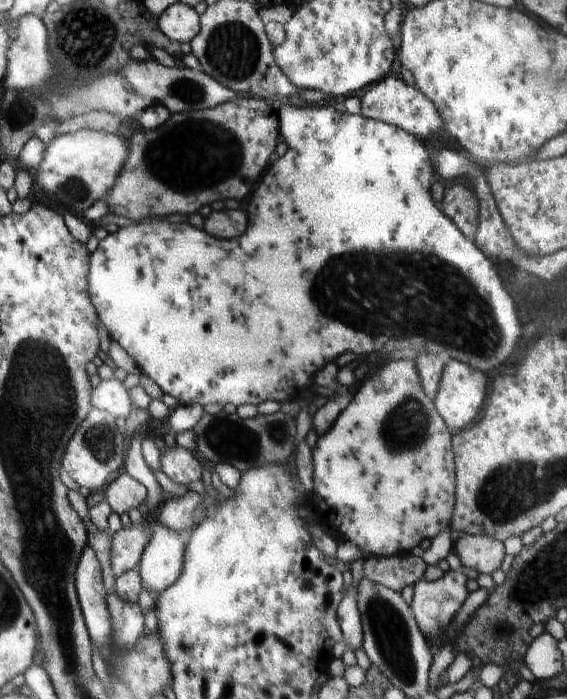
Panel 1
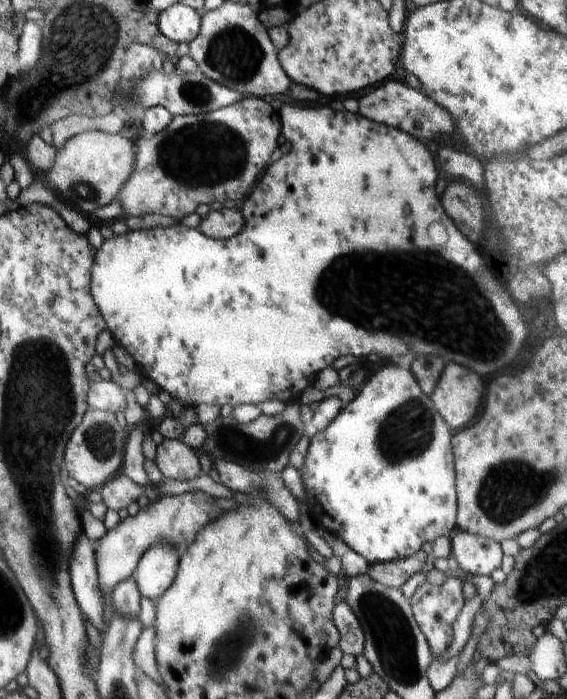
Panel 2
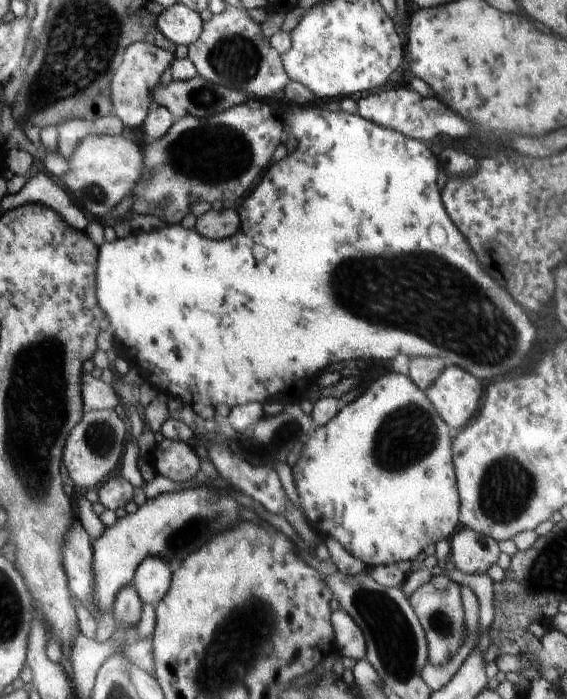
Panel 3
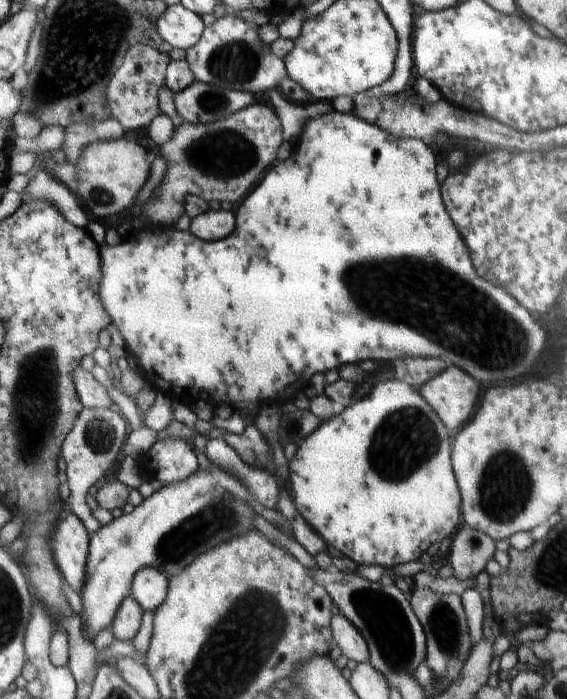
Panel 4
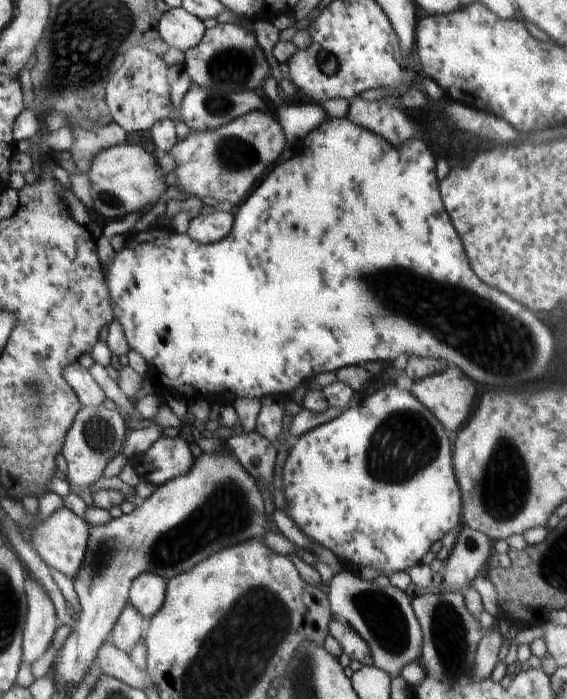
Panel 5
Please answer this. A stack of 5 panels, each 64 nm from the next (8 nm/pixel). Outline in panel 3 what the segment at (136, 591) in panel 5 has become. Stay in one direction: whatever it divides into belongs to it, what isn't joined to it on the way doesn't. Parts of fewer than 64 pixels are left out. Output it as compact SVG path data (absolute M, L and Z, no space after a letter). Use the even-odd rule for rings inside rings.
M150 556L137 570L134 586L144 604L160 606L173 586L174 570L162 558Z

